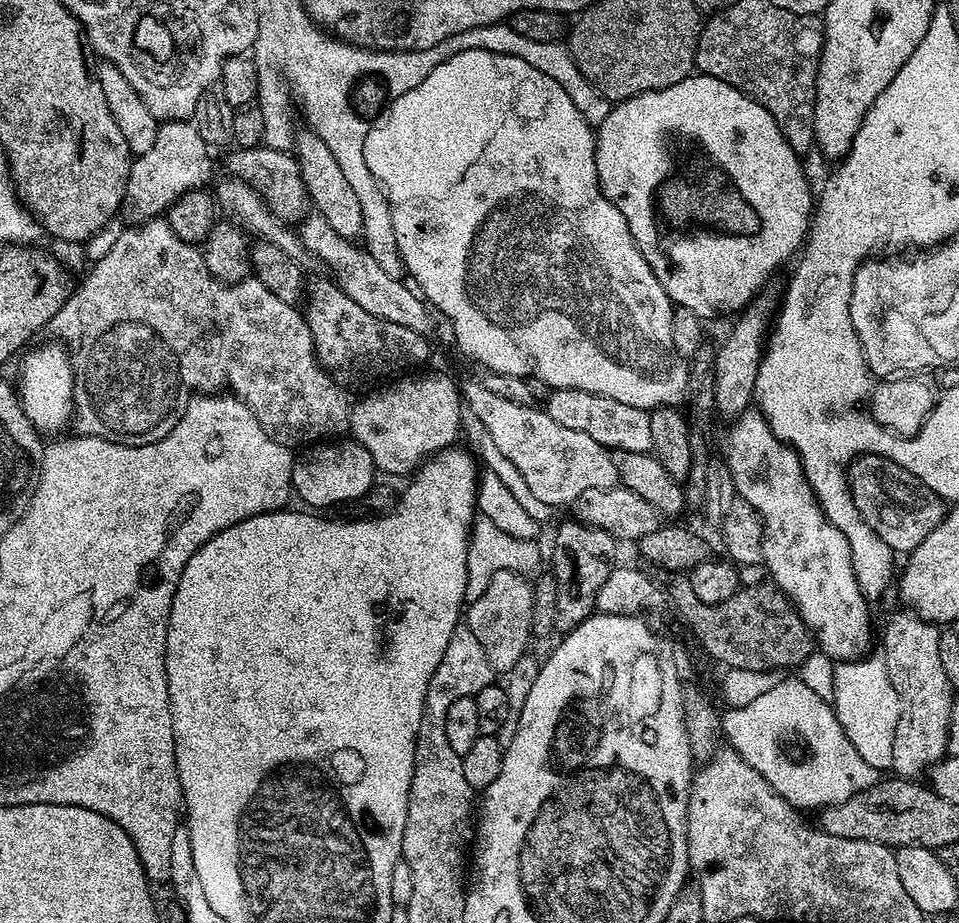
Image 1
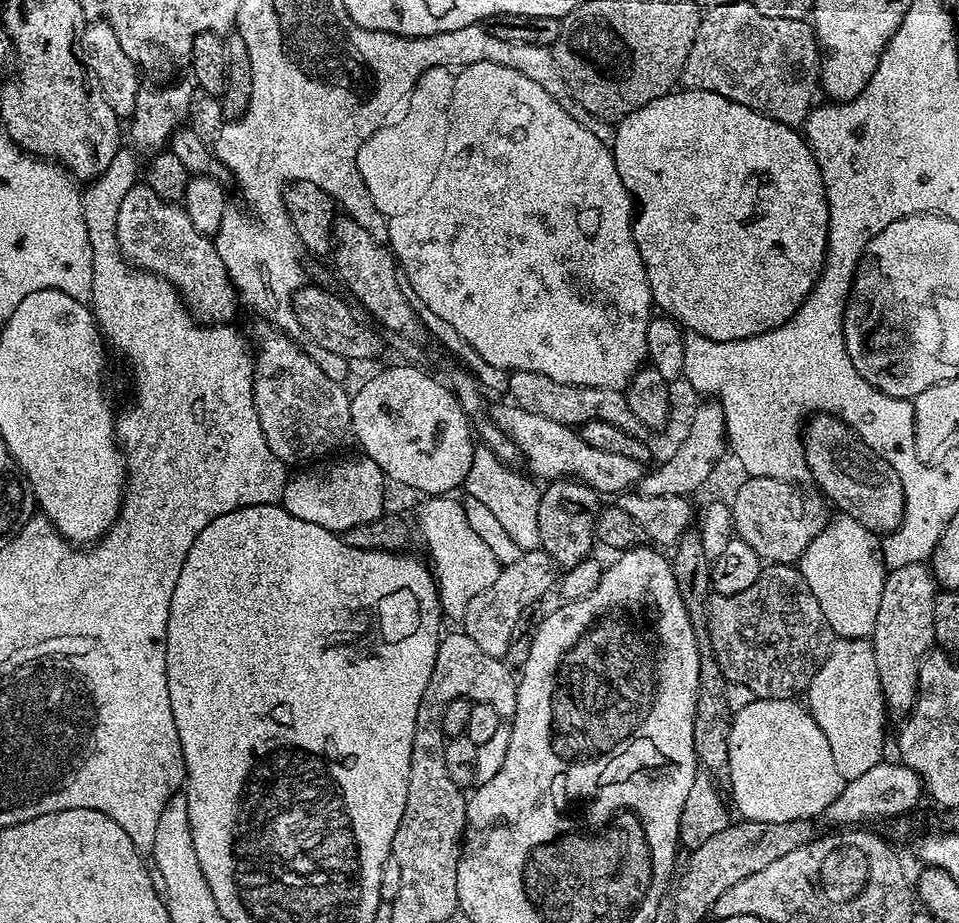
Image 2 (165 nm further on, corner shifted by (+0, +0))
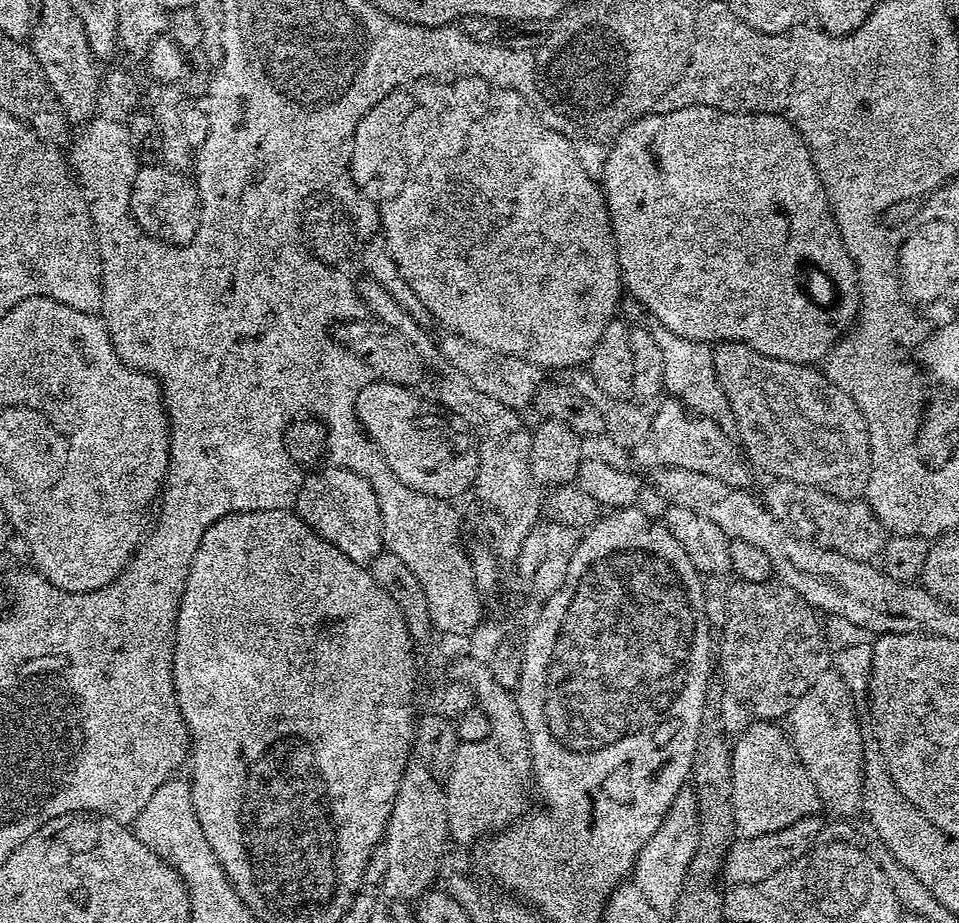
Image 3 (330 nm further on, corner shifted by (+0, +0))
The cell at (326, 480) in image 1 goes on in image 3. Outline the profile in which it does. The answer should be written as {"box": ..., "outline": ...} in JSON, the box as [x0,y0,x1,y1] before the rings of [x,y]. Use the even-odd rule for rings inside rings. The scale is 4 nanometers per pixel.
{"box":[294,466,384,565],"outline":[[[335,466],[327,467],[316,470],[321,470],[320,472],[314,474],[310,472],[305,475],[303,485],[296,495],[294,511],[300,520],[306,522],[320,537],[326,538],[338,550],[341,550],[342,554],[346,554],[356,564],[367,565],[378,553],[384,550],[384,527],[382,526],[381,506],[377,494],[370,486],[370,482],[367,482],[366,478],[362,478],[354,471]]]}

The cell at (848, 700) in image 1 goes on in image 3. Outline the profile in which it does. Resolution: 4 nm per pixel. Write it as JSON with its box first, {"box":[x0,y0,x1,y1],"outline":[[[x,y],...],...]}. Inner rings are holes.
{"box":[790,670,864,818],"outline":[[[829,670],[822,674],[822,678],[818,678],[818,682],[814,682],[814,686],[810,686],[810,690],[806,690],[806,694],[802,694],[802,698],[798,698],[790,714],[792,747],[796,749],[802,766],[814,782],[821,805],[837,812],[840,818],[852,818],[848,816],[859,813],[864,803],[864,762],[861,753],[856,753],[856,732],[852,729],[852,719],[855,718],[856,712],[852,709],[852,700],[854,693],[848,689],[846,682],[842,682],[835,670]]]}

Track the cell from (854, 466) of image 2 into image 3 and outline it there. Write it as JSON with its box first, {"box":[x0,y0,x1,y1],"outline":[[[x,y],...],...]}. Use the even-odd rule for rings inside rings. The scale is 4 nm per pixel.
{"box":[712,340,871,500],"outline":[[[726,340],[715,345],[712,350],[712,361],[714,362],[714,370],[716,371],[718,382],[724,391],[727,411],[732,411],[732,420],[736,423],[737,433],[735,432],[735,435],[738,437],[739,447],[742,449],[743,455],[750,461],[753,469],[761,468],[762,471],[769,472],[769,477],[778,480],[802,482],[806,486],[814,486],[834,498],[858,500],[865,495],[871,472],[870,438],[868,437],[866,418],[862,414],[862,410],[858,410],[854,398],[850,398],[850,394],[846,394],[846,390],[838,390],[838,386],[834,386],[834,382],[827,380],[819,367],[770,358],[766,354],[758,354],[758,350],[754,350],[742,342]]]}

